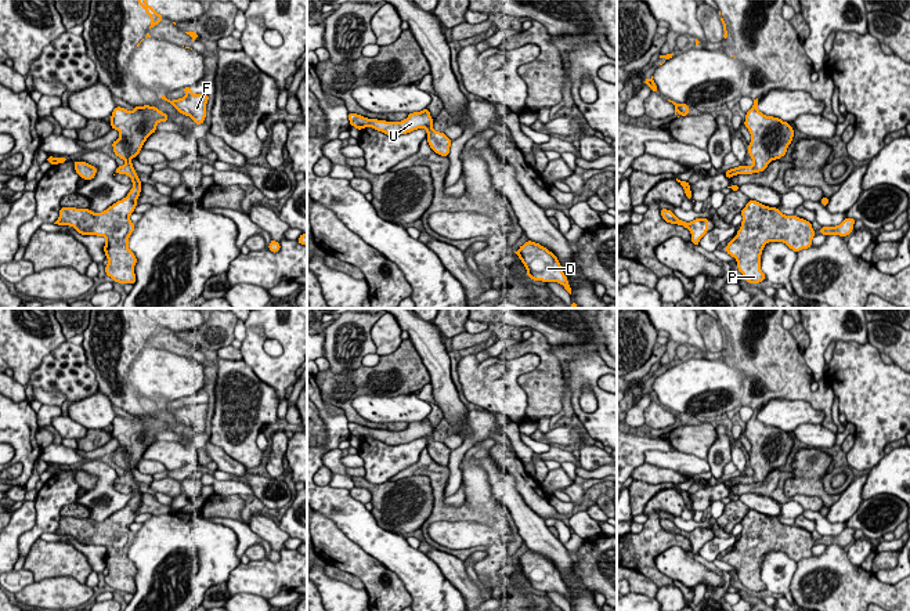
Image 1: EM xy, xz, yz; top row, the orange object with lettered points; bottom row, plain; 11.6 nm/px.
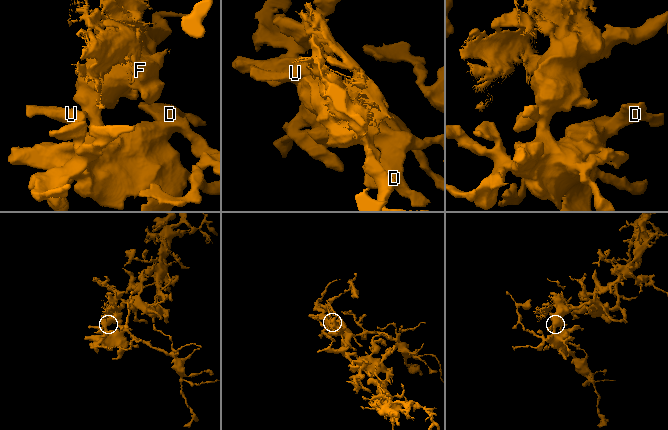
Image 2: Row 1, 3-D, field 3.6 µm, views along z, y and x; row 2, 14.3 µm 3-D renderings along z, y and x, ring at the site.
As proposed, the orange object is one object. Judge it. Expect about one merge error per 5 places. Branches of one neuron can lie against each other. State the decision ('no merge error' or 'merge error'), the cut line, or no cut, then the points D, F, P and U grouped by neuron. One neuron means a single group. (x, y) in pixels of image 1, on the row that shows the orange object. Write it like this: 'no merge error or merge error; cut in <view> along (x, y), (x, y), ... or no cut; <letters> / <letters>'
no merge error; no cut; D F P U

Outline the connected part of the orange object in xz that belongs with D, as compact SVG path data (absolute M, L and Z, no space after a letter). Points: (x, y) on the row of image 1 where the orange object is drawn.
M527 241L514 252L527 268L532 281L557 282L571 294L571 286L564 275L557 257L539 243Z

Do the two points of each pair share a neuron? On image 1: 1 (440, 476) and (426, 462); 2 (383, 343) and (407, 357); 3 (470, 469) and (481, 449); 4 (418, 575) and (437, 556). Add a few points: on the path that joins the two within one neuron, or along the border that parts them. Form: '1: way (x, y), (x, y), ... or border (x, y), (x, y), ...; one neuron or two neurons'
1: way (437, 473), (429, 465); one neuron
2: border (403, 342), (393, 351), (381, 357); two neurons
3: border (463, 455), (479, 459); two neurons
4: border (426, 555), (452, 586); two neurons

